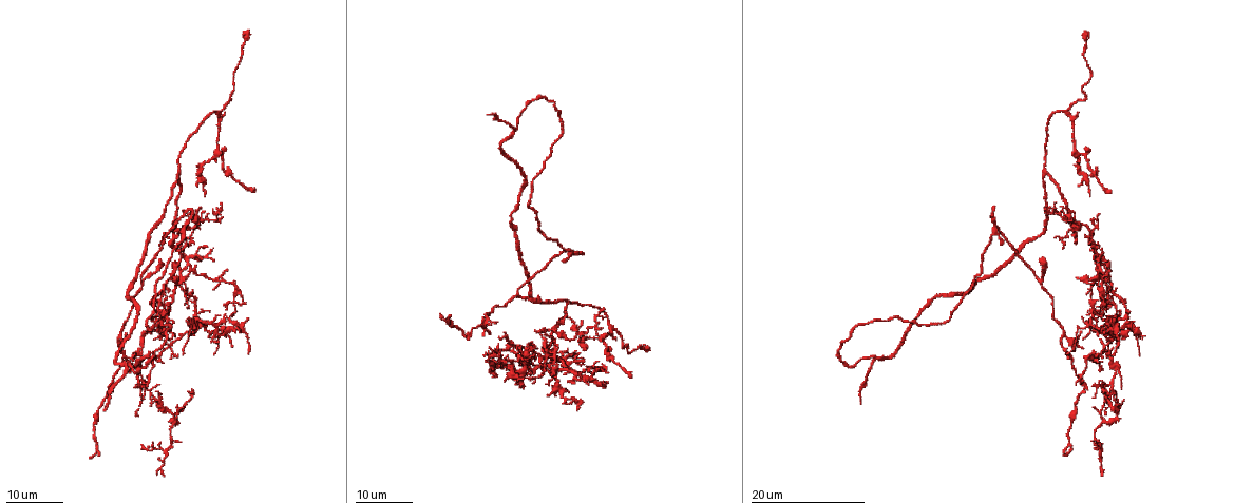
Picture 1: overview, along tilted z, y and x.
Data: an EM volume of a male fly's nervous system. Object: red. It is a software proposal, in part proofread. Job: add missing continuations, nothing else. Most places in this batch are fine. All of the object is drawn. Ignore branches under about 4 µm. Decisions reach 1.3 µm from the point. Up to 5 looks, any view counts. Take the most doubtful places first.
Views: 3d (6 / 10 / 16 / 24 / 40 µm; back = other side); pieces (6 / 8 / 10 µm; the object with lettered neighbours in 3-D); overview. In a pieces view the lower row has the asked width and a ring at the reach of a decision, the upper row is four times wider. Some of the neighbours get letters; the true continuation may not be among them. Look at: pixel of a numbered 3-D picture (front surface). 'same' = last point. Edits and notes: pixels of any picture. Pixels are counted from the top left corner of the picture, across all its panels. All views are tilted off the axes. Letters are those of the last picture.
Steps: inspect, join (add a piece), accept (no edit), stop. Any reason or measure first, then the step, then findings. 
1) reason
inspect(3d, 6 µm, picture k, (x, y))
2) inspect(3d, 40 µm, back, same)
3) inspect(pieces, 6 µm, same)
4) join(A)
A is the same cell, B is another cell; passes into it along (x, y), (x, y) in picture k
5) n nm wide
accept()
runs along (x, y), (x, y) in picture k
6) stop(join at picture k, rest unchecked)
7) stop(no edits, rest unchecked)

an open end
inspect(3d, 24 µm, picture 1, (859, 403))

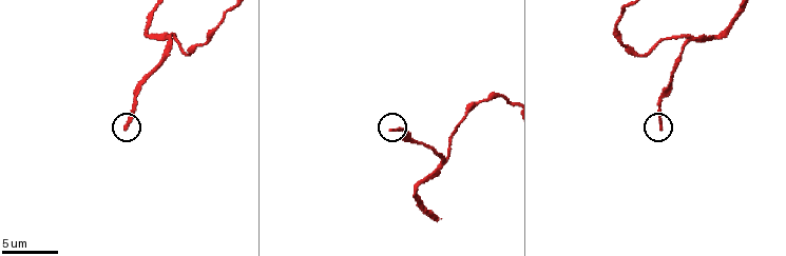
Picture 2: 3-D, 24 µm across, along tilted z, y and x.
inspect(pieces, 6 µm, picture 2, (125, 127))

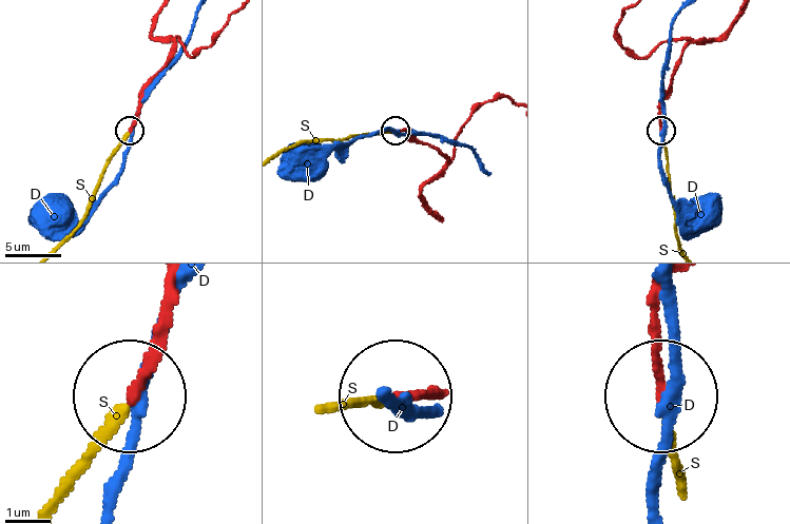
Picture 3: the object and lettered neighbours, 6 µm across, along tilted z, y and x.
join(S)
S is the same cell, D is another cell; passes into it along (171, 280), (154, 368), (62, 503) in picture 3; it goes on there

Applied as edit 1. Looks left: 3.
inspect(overview)

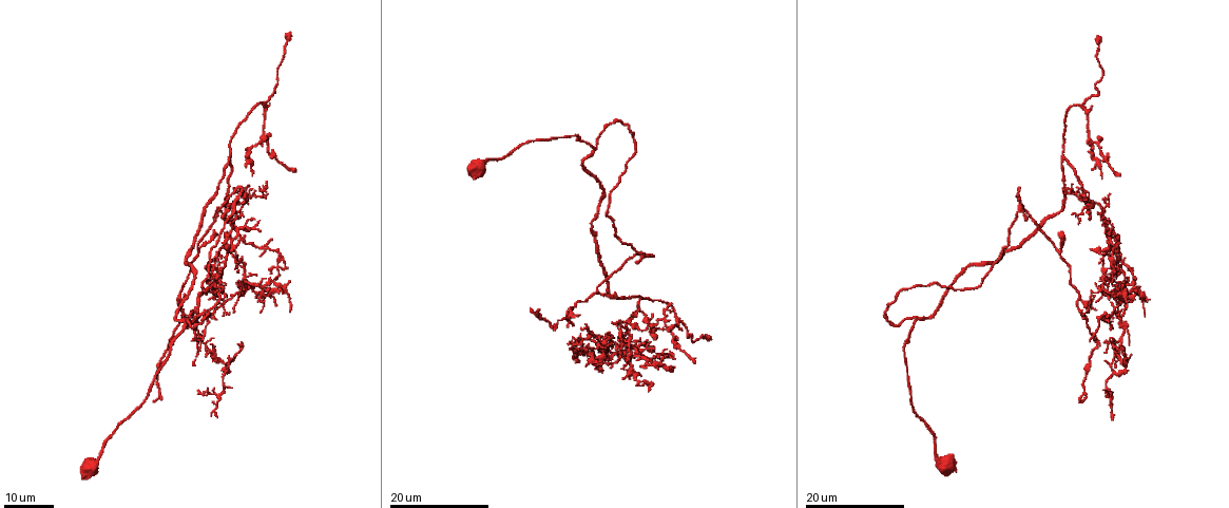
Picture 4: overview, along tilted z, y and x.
end of a long branch
inspect(3d, 16 µm, picture 4, (571, 347))

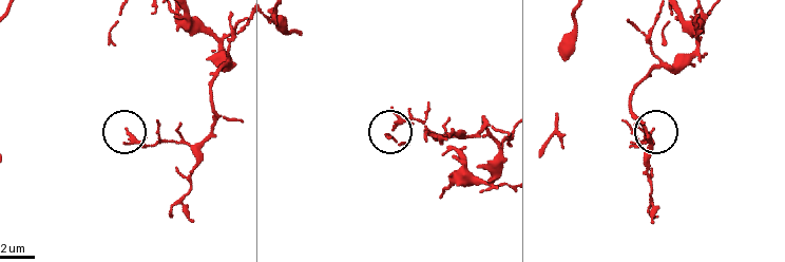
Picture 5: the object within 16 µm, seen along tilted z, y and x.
inspect(pieces, 8 µm, picture 5, (392, 127))

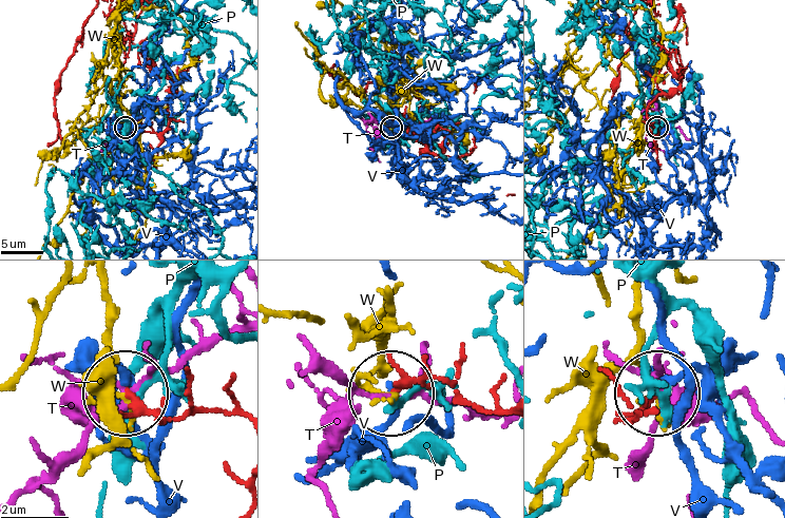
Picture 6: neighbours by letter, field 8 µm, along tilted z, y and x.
160 nm wide
accept()
P, T, V and W are other cells; runs along (500, 409), (476, 407), (424, 376), (396, 389) in picture 6; no lettered piece goes on from it

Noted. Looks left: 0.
stop(join at picture 3, rest unchecked)

